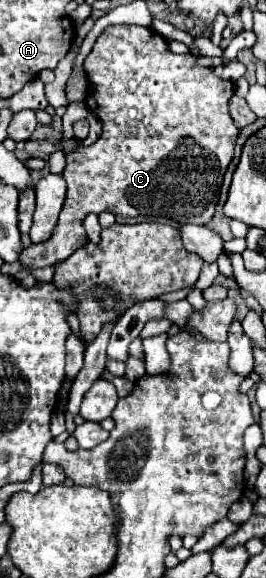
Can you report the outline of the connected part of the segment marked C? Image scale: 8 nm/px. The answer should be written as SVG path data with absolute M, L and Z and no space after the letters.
M108 26L96 38L96 44L94 44L92 52L86 56L84 70L86 70L86 76L88 76L88 82L90 82L90 90L88 90L84 102L102 120L102 136L90 146L80 145L76 150L66 152L66 168L64 168L64 174L62 174L66 184L68 184L66 202L62 206L56 230L52 232L48 242L30 244L28 248L22 250L20 262L24 266L28 266L28 268L52 266L54 262L60 262L62 258L68 258L78 246L82 246L86 242L86 232L82 228L82 220L90 212L94 212L94 214L112 212L112 214L120 214L120 216L140 216L140 214L144 214L144 216L166 216L166 218L170 218L170 220L174 220L178 224L186 224L186 222L190 222L190 224L208 224L212 214L214 214L216 202L218 202L224 172L226 172L226 168L228 168L228 164L232 160L238 128L234 126L234 122L232 122L232 118L228 114L228 100L230 100L230 96L234 92L234 84L230 80L216 78L210 72L210 68L198 68L194 54L172 54L168 50L168 42L158 32L154 32L152 28L146 28L146 26Z

